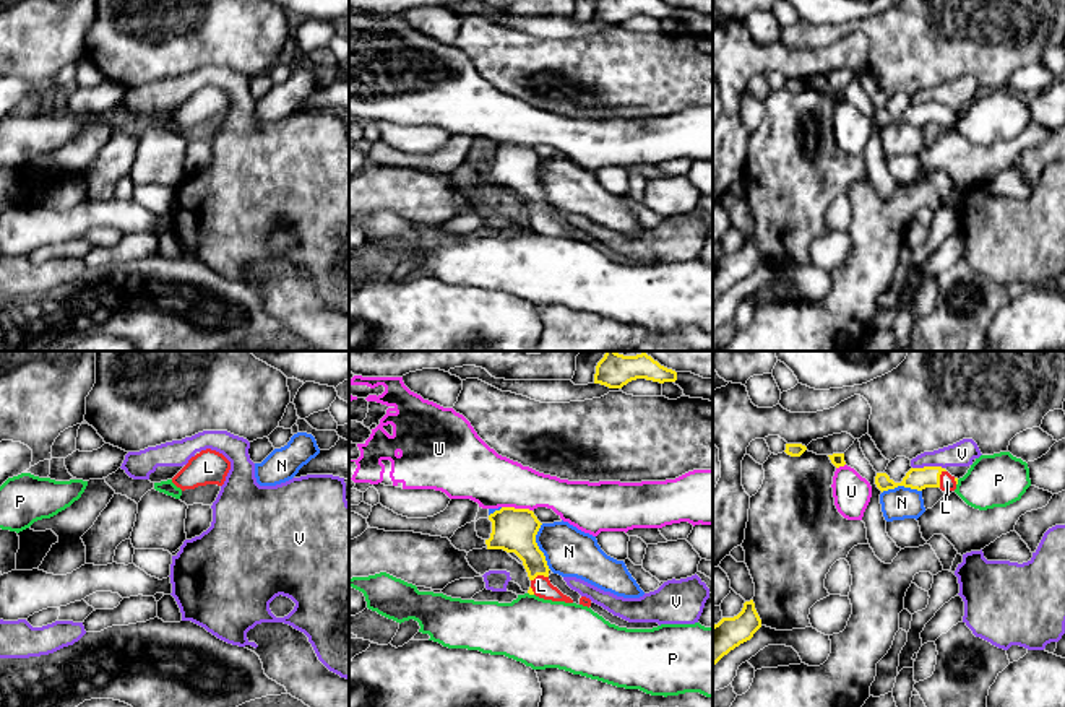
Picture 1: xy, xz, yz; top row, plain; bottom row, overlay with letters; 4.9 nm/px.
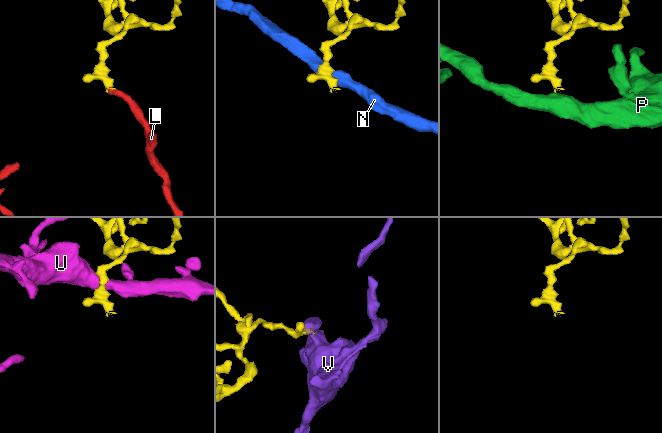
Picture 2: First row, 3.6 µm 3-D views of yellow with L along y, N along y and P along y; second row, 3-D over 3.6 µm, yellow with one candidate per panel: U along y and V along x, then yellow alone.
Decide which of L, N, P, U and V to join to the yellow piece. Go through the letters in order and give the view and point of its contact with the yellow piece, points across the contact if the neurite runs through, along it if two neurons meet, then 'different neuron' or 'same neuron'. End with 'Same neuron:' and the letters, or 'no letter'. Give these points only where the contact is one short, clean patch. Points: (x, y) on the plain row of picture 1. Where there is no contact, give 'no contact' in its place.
L: meets yellow in yz at (939, 114); runs through yz (929, 112), (939, 114), (947, 117); same neuron
N: meets yellow in xz at (538, 182); border along xz (541, 160), (536, 169), (536, 181), (551, 205); different neuron
P: meets yellow in xz at (531, 229); border along xz (528, 228), (533, 231); different neuron
U: meets yellow in xz at (517, 145); different neuron
V: meets yellow in yz at (927, 103); border along yz (944, 103), (913, 104); different neuron
Same neuron: L

